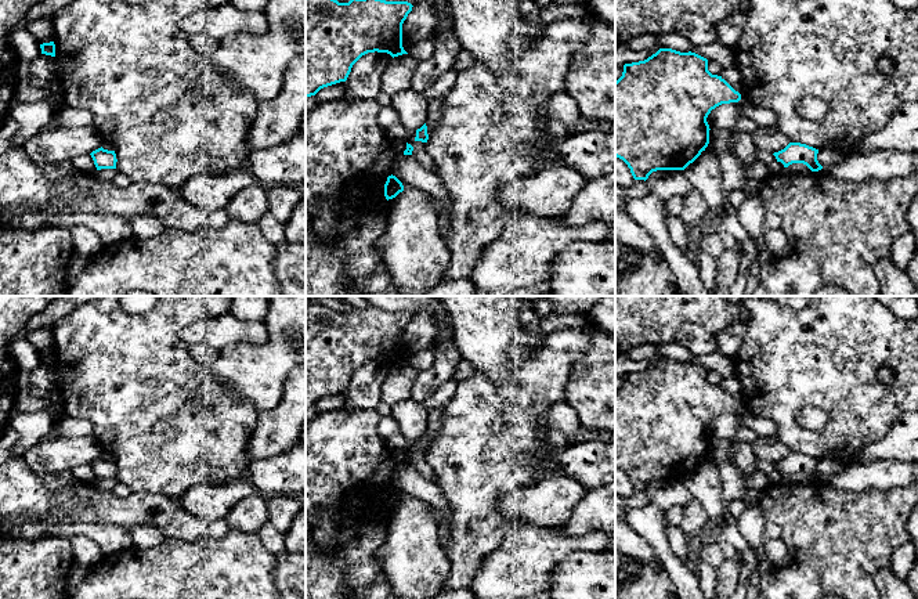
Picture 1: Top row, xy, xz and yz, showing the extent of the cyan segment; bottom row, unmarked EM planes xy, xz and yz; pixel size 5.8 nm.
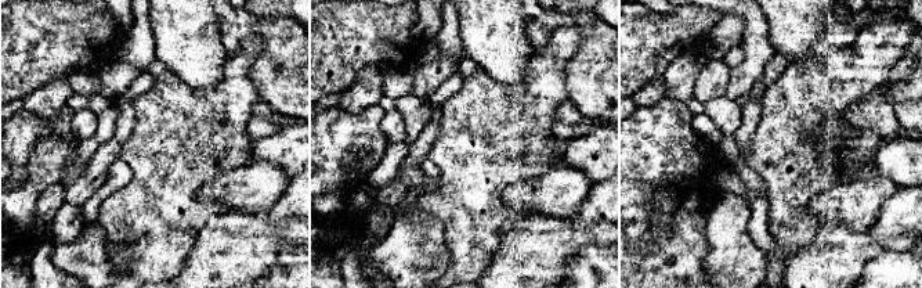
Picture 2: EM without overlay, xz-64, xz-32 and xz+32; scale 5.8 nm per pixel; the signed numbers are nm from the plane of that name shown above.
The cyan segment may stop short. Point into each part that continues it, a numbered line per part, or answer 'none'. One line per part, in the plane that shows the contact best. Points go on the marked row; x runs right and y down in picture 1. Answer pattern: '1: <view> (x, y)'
none

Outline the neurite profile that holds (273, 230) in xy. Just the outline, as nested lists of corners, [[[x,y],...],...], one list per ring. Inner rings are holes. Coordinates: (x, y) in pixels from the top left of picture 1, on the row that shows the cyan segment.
[[[267,212],[257,221],[264,238],[272,245],[279,245],[285,242],[285,230],[283,224],[281,224],[270,212]]]

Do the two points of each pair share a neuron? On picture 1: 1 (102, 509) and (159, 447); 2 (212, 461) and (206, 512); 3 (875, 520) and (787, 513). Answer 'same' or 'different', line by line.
1: different
2: different
3: same

